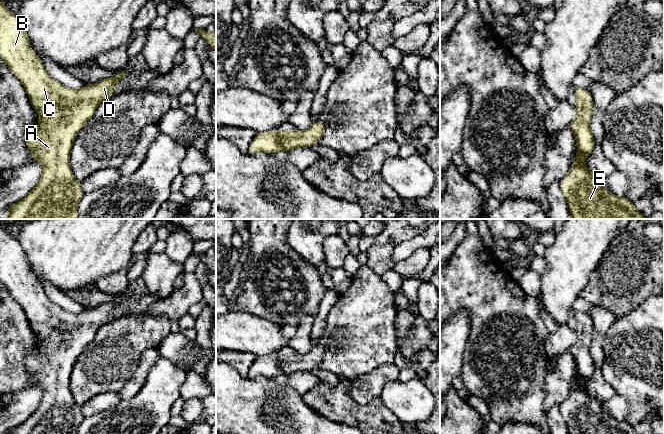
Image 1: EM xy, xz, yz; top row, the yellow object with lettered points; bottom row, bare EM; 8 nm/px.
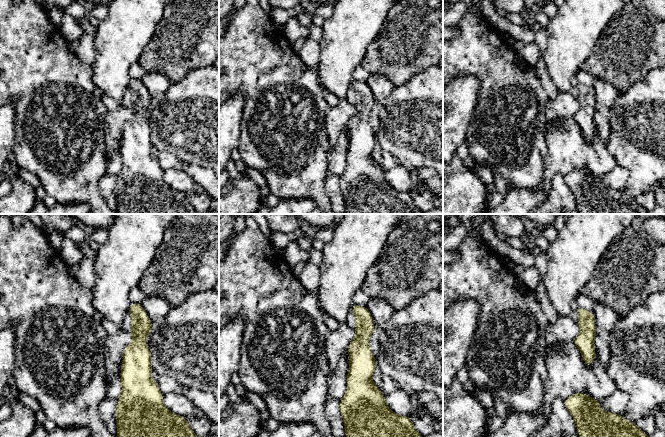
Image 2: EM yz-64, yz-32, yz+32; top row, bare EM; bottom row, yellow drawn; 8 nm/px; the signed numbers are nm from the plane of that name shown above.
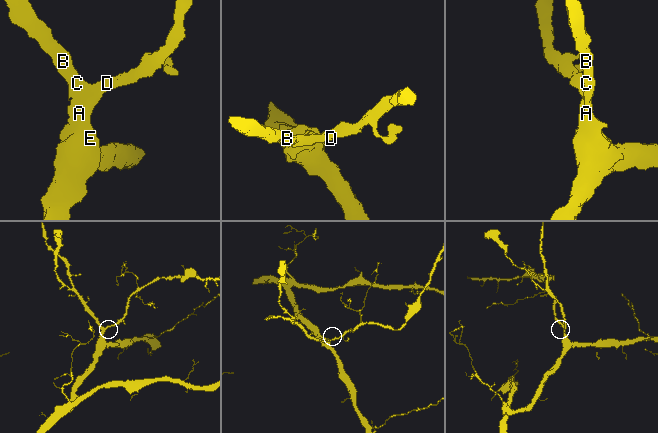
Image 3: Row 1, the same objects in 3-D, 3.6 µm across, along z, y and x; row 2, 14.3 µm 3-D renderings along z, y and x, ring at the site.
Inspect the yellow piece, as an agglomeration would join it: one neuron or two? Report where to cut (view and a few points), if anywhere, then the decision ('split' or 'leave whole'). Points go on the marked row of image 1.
no cut | leave whole

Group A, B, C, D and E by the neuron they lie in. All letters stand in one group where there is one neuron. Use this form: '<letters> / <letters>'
A B C D E

